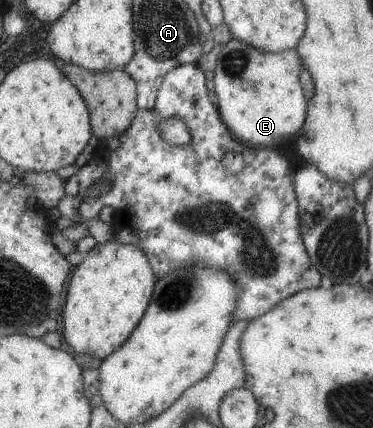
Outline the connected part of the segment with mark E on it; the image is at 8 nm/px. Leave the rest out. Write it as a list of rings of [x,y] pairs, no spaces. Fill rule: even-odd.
[[[229,39],[221,47],[213,69],[213,89],[218,99],[216,108],[221,121],[236,140],[249,147],[279,147],[287,137],[295,136],[305,119],[305,99],[299,85],[301,59],[295,49],[262,52],[238,39]]]

